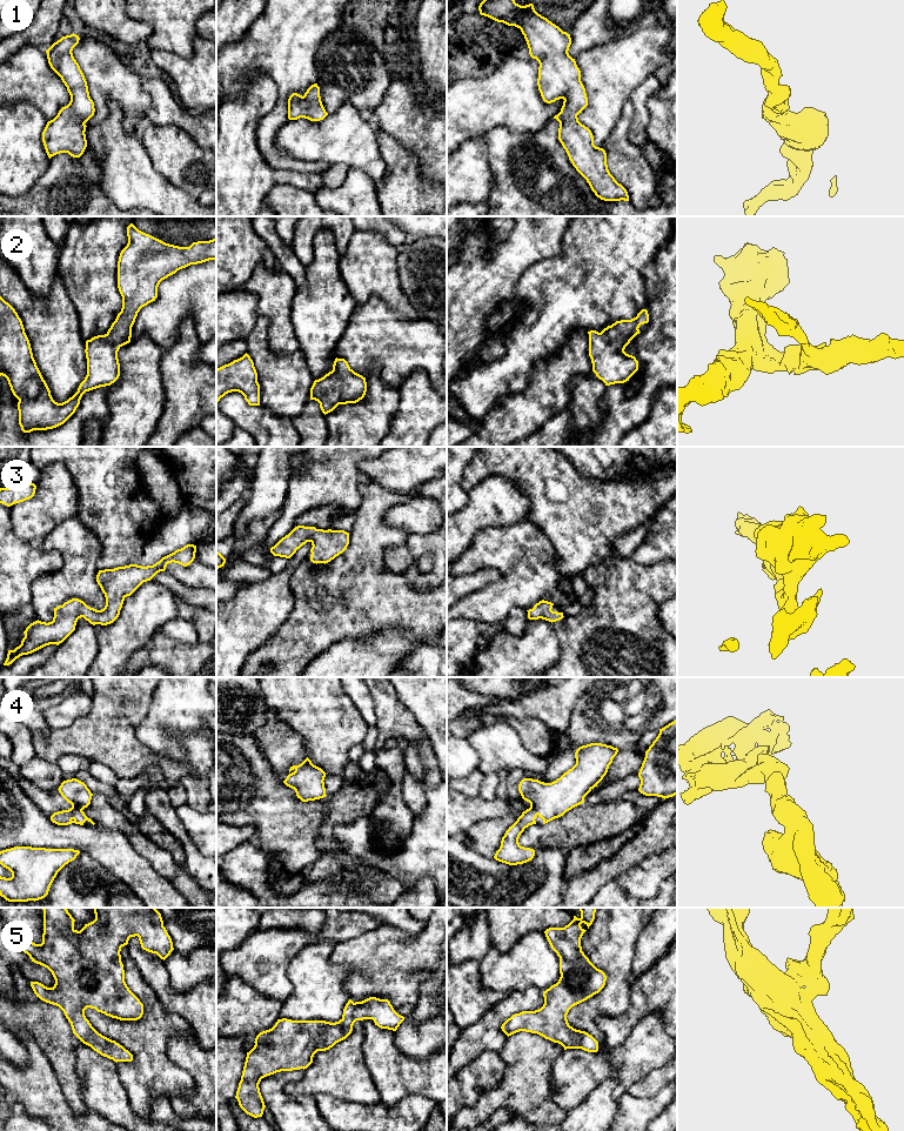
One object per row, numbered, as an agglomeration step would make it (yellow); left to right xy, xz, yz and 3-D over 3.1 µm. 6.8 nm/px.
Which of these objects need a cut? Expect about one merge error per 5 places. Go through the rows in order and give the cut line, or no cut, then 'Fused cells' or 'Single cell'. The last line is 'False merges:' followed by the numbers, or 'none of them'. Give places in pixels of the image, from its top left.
1: No split. Single cell
2: No split. Single cell
3: No split. Single cell
4: No split. Single cell
5: No split. Single cell
False merges: none of them

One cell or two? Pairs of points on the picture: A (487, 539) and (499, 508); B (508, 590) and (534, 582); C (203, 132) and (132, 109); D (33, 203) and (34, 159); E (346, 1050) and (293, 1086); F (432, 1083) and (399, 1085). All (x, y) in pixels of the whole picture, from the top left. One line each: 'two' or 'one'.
A: two
B: one
C: two
D: two
E: one
F: one

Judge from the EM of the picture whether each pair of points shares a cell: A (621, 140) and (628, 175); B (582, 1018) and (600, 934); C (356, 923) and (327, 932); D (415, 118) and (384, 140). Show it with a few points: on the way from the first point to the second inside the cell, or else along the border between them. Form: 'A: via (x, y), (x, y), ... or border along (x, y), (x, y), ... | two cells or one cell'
A: via (621, 148), (622, 156), (628, 167) | one cell
B: via (603, 997), (613, 988), (613, 955) | one cell
C: via (349, 924), (334, 928) | one cell
D: border along (376, 129), (387, 132), (407, 151), (413, 153) | two cells

